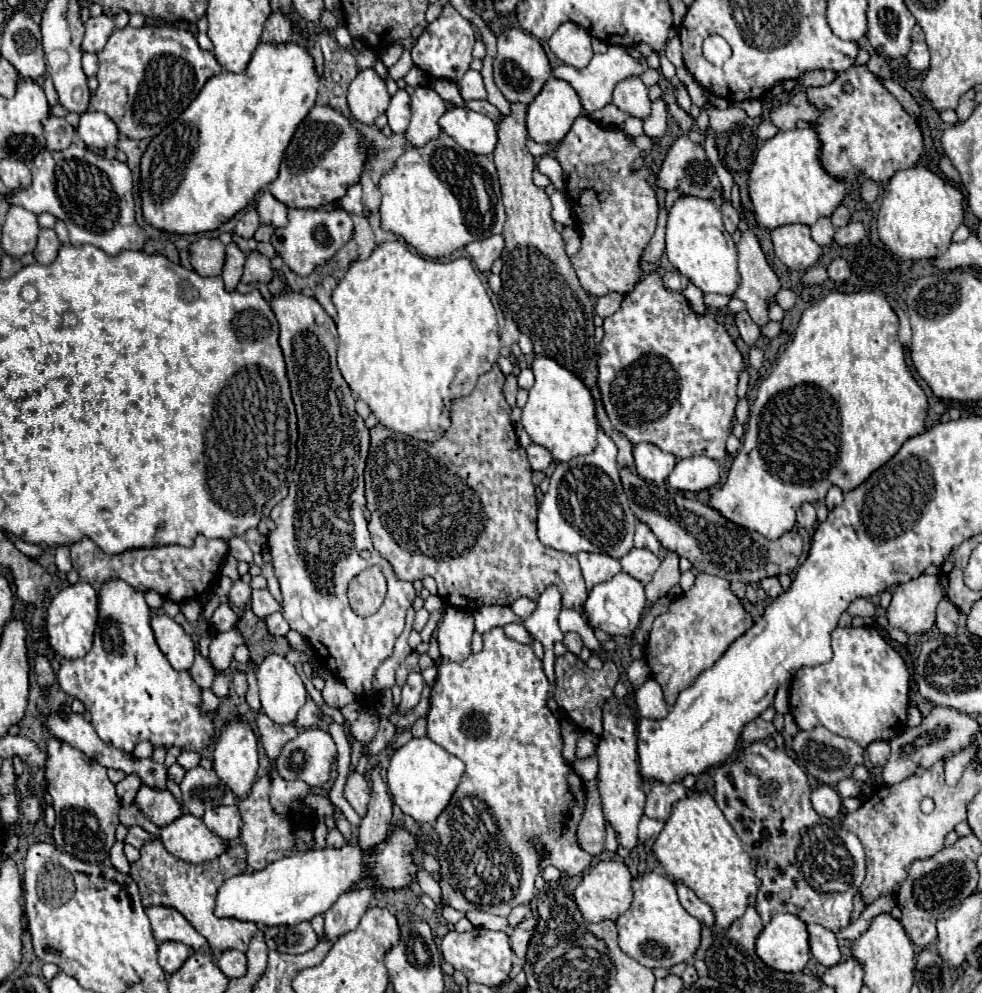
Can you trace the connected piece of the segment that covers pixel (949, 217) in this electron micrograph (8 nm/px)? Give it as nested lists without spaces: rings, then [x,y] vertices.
[[[913,166],[907,170],[899,170],[883,190],[883,202],[879,206],[879,218],[877,218],[877,230],[881,242],[899,258],[903,260],[921,260],[921,258],[935,258],[943,254],[949,244],[953,232],[963,224],[963,194],[959,188],[951,186],[925,166]]]

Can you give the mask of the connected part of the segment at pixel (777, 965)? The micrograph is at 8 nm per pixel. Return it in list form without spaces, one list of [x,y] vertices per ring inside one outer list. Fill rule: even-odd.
[[[779,914],[759,934],[757,956],[773,970],[799,972],[809,962],[807,926],[797,916]]]

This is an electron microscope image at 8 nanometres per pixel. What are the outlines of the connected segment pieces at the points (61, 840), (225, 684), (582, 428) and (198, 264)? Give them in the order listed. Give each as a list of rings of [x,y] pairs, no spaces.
[[[55,738],[47,744],[47,756],[45,778],[49,780],[49,794],[57,812],[57,824],[53,828],[57,848],[89,864],[109,862],[109,850],[115,844],[115,830],[119,826],[119,798],[115,784],[107,778],[107,770]]]
[[[217,674],[215,676],[215,682],[211,686],[211,690],[219,696],[219,698],[225,698],[227,696],[227,688],[229,688],[229,680],[225,674]]]
[[[537,356],[531,370],[535,374],[535,386],[529,390],[529,400],[523,406],[521,416],[529,438],[535,444],[545,446],[557,462],[591,454],[597,444],[597,420],[595,402],[587,386],[575,374],[567,372],[567,368],[545,356]]]
[[[199,238],[189,248],[189,258],[199,276],[221,276],[225,264],[225,244],[217,238]]]

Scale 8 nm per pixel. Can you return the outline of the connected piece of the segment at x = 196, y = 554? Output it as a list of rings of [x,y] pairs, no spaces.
[[[199,534],[191,548],[157,546],[157,548],[127,550],[123,554],[105,554],[95,542],[91,542],[89,538],[83,538],[81,542],[75,542],[71,546],[71,562],[73,562],[73,568],[79,572],[81,580],[89,584],[95,584],[95,582],[105,584],[105,582],[121,578],[135,590],[141,590],[141,592],[155,590],[165,600],[183,602],[187,598],[197,598],[211,588],[213,580],[217,578],[221,570],[227,548],[229,546],[225,540],[209,540]]]

